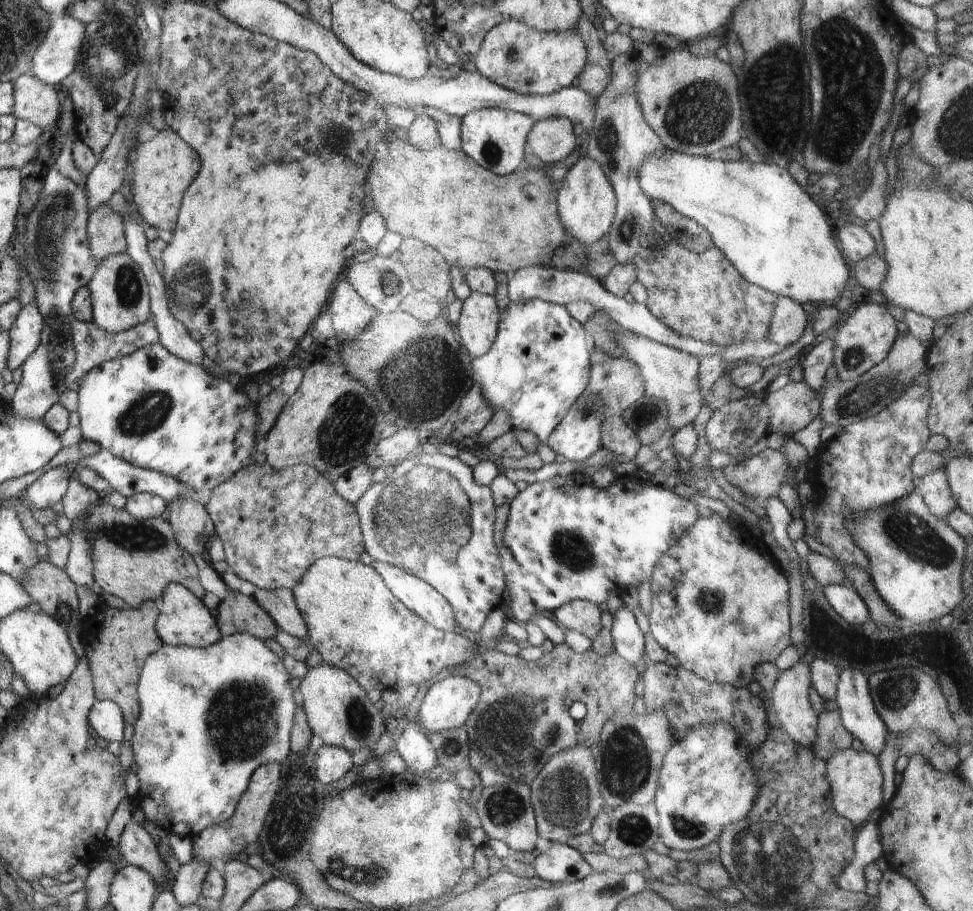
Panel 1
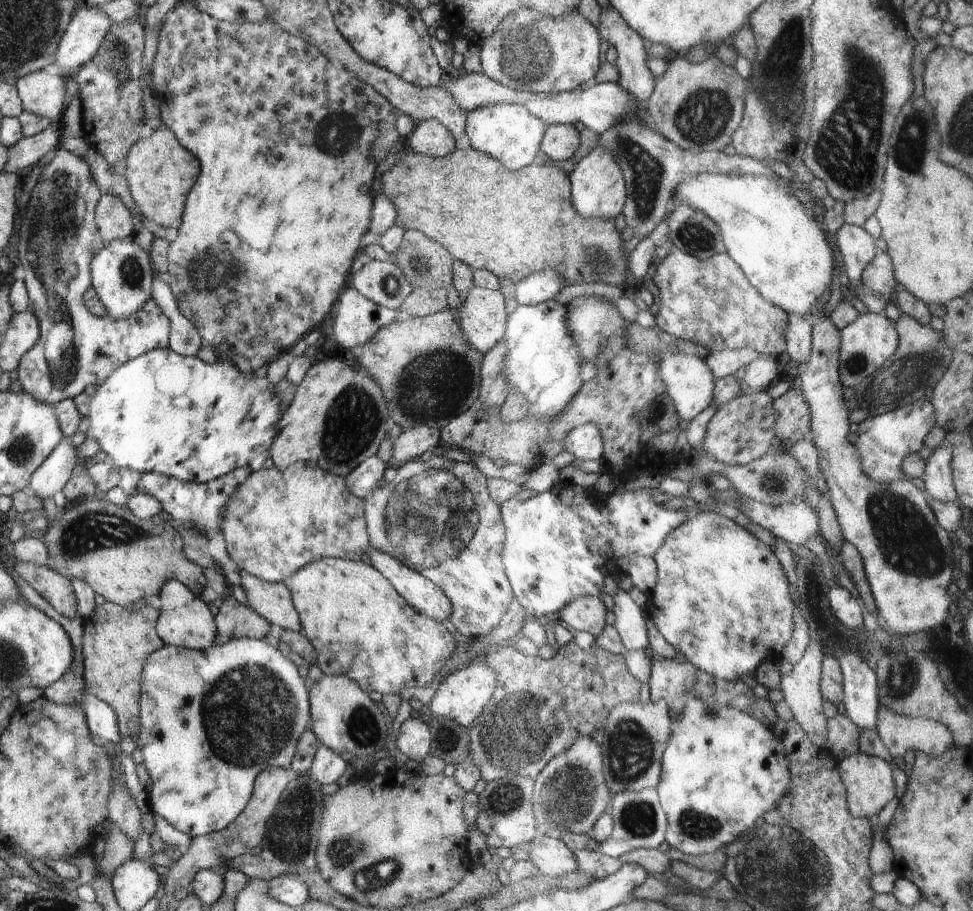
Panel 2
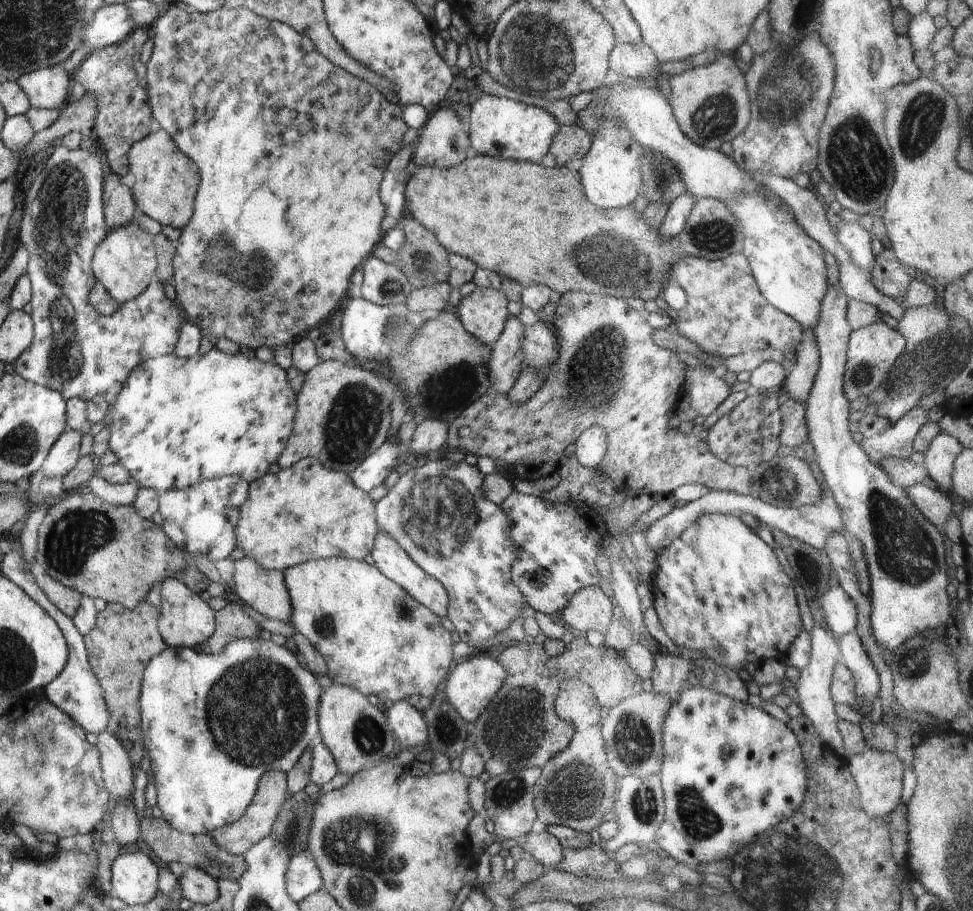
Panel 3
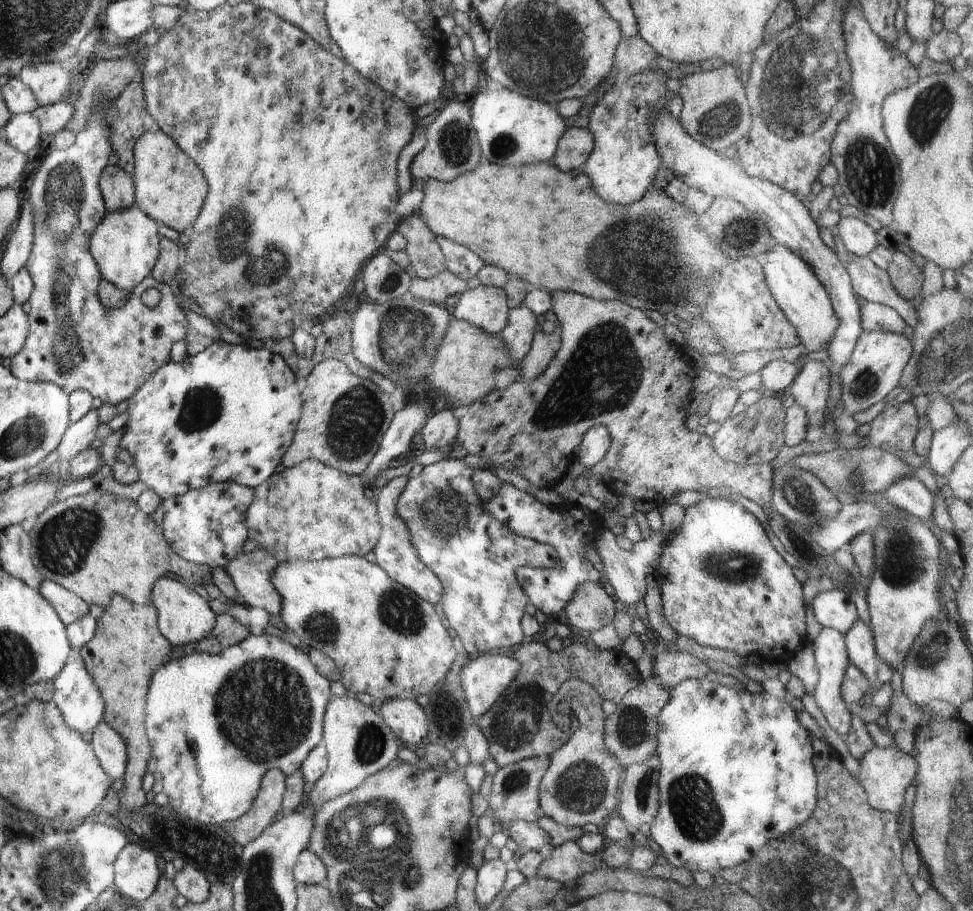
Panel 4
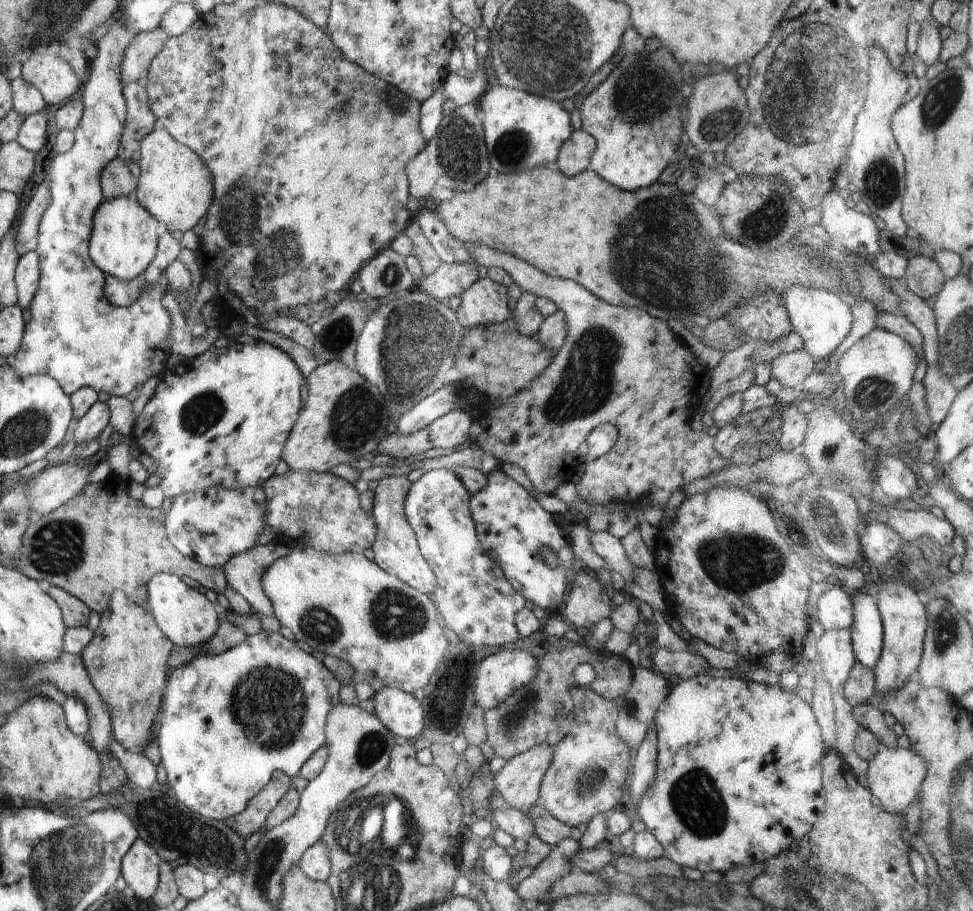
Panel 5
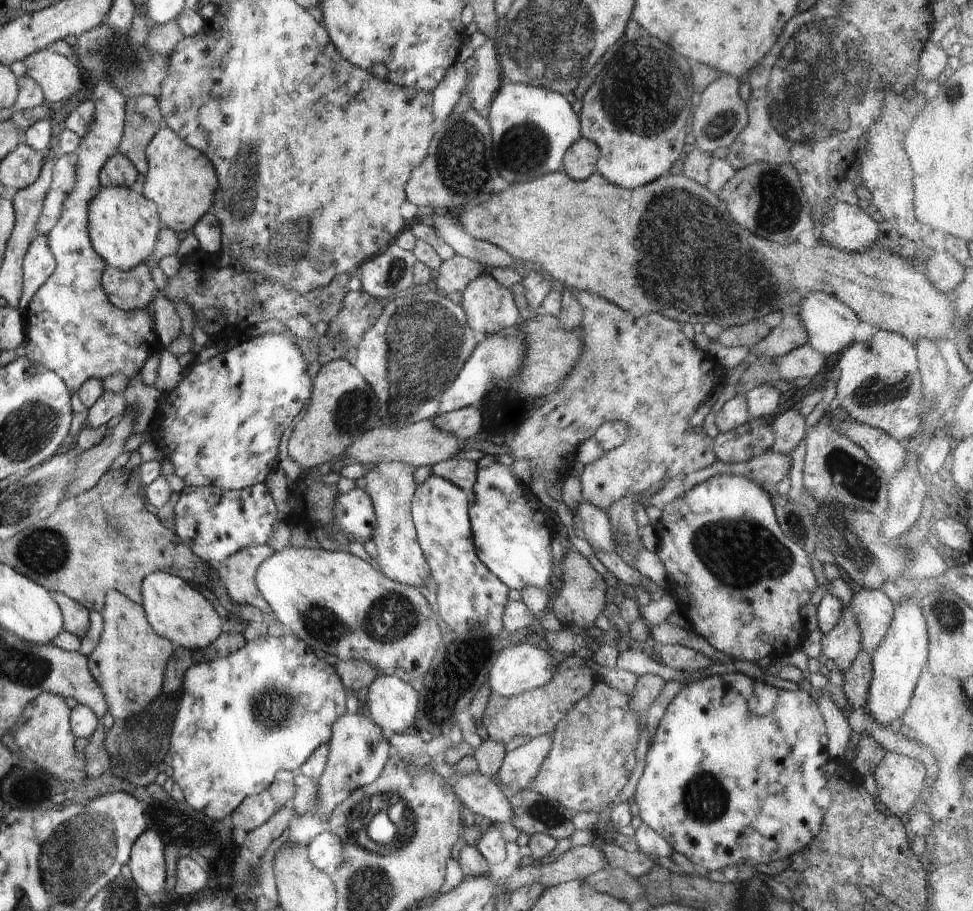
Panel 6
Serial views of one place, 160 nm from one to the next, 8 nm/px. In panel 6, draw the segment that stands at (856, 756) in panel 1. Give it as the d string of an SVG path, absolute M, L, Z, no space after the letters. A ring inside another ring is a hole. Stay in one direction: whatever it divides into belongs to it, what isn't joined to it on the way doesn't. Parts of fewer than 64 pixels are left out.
M887 751L880 764L875 768L873 776L880 791L880 802L886 806L888 813L901 817L906 812L908 813L912 807L921 803L919 794L924 787L926 767L920 759Z

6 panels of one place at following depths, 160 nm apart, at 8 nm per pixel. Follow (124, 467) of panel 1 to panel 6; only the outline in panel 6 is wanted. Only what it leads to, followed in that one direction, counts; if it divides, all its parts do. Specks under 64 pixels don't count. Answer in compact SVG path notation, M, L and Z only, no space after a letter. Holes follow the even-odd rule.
M266 484L229 491L217 486L187 487L180 492L180 498L175 506L175 515L177 535L214 568L218 568L224 559L230 558L244 547L266 545L274 534L274 524L276 524L276 506L274 502L270 502L270 491Z

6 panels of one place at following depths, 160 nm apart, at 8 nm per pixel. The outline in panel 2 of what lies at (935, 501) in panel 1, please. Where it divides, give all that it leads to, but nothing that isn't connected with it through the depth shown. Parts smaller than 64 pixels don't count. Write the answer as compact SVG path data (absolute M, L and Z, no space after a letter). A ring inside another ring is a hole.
M946 443L933 449L932 455L925 460L926 468L922 480L925 486L924 492L930 498L942 502L956 500L957 492L951 470L952 459L952 448Z

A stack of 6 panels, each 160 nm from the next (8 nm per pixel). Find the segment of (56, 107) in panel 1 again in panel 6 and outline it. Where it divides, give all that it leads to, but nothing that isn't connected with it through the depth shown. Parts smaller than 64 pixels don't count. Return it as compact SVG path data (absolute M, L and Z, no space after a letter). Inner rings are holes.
M51 48L30 54L24 60L26 76L32 77L43 88L46 103L70 98L80 86L80 70Z

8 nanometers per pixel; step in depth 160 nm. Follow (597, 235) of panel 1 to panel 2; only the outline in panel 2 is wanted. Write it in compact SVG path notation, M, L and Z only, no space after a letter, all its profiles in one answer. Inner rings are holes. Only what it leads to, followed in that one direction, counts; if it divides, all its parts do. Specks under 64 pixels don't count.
M598 145L588 155L583 157L578 162L574 172L570 174L570 182L572 182L572 200L574 200L574 206L576 210L584 217L602 219L602 220L614 220L618 214L623 212L625 205L627 188L625 185L625 178L621 166L615 161L615 156L604 147Z

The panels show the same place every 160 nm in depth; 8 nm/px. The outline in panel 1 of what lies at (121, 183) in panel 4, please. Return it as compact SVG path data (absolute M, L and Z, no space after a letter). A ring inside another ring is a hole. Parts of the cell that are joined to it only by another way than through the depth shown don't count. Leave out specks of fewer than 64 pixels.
M106 204L100 205L91 214L89 239L92 254L102 262L108 255L126 250L125 220L121 214L112 212Z

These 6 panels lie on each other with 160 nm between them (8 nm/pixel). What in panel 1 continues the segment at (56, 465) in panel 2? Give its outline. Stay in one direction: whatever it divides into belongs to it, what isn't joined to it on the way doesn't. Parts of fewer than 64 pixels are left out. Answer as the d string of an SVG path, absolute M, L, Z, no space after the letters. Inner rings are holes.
M66 465L52 467L32 482L24 490L22 497L38 508L52 508L66 494L73 475Z

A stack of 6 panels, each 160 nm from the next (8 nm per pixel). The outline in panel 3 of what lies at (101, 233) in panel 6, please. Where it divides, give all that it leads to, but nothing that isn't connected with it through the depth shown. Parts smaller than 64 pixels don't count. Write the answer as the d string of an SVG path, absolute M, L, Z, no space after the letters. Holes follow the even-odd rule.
M130 221L124 226L117 226L107 231L104 244L100 248L96 247L96 278L97 282L104 285L104 288L119 302L120 306L136 296L142 295L150 286L154 268L156 268L156 258L154 258L154 248L152 248L152 236L138 225L137 221Z

